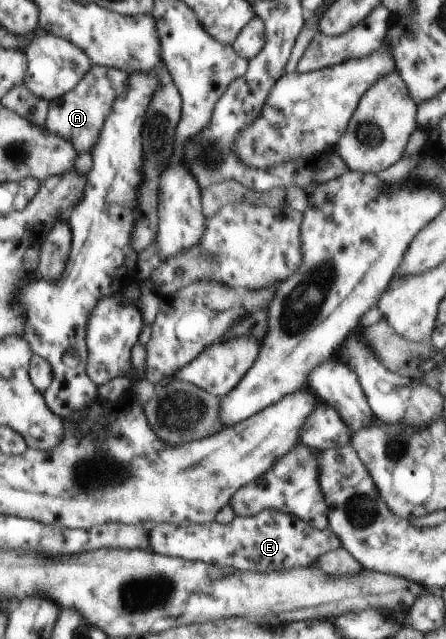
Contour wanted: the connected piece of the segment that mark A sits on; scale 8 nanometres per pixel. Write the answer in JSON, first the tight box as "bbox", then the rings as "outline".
{"bbox":[46,65,130,156],"outline":[[[93,65],[89,74],[73,91],[50,103],[46,127],[51,133],[69,140],[77,149],[78,156],[92,154],[115,101],[124,91],[129,90],[130,77],[129,73],[116,67]]]}

